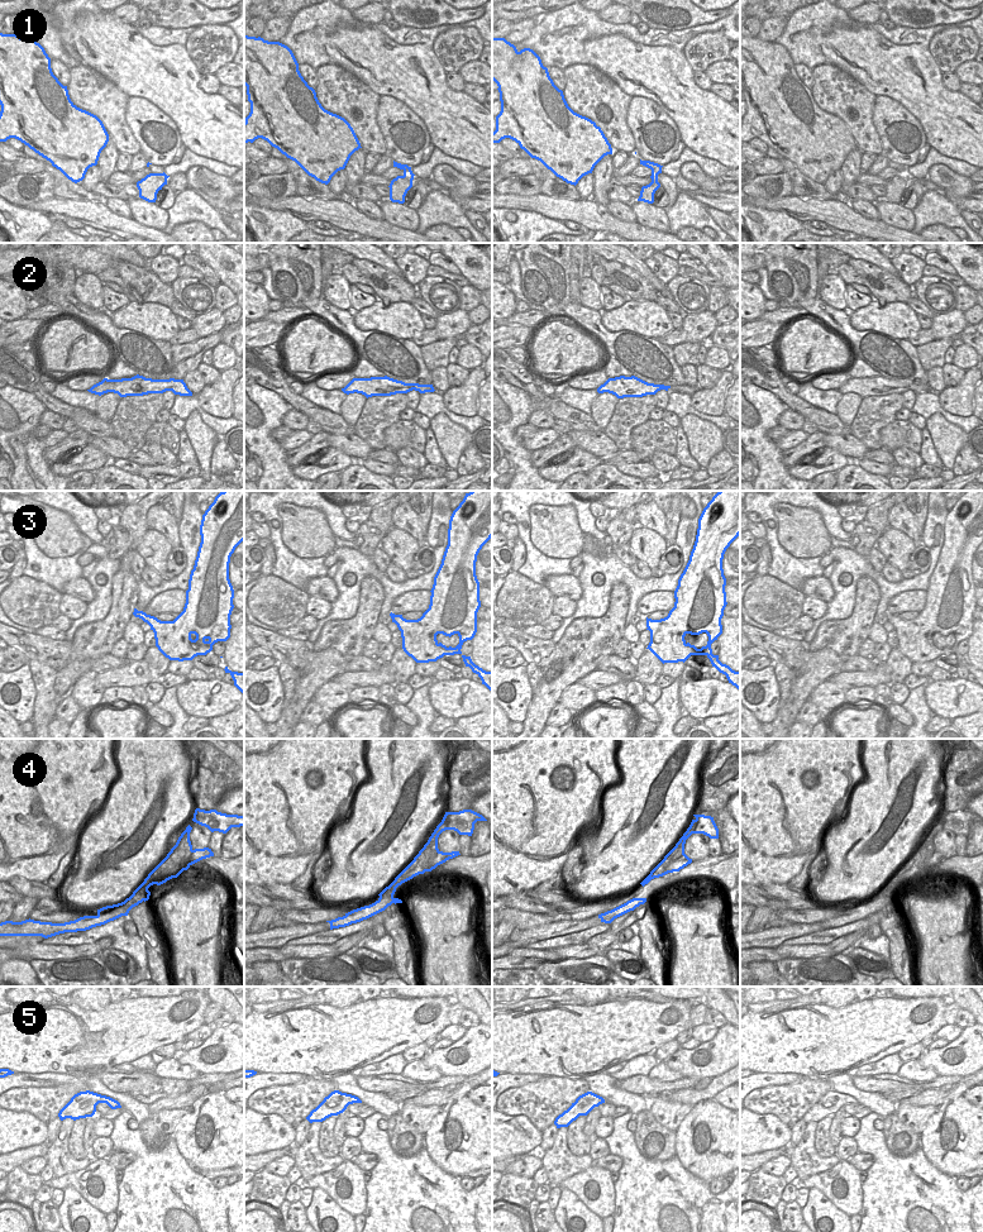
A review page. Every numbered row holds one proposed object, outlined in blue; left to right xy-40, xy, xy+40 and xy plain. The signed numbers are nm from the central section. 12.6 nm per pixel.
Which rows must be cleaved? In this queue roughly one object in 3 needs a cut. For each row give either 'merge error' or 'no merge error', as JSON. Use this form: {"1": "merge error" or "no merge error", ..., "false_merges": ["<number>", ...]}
{"1": "no merge error", "2": "no merge error", "3": "no merge error", "4": "merge error", "5": "no merge error", "false_merges": ["4"]}

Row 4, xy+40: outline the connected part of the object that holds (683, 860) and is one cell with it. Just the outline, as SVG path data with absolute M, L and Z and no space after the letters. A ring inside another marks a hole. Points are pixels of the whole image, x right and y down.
M683 854L678 860L671 863L667 868L667 873L679 872L684 866L692 863L692 859L689 859L686 854Z

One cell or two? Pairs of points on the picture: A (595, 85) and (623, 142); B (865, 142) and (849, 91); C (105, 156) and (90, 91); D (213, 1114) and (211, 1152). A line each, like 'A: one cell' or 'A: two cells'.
A: one cell
B: one cell
C: two cells
D: one cell

